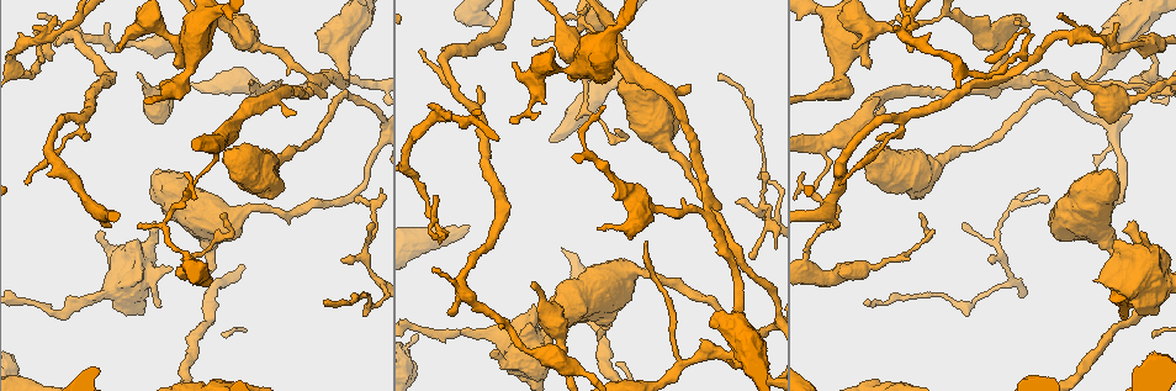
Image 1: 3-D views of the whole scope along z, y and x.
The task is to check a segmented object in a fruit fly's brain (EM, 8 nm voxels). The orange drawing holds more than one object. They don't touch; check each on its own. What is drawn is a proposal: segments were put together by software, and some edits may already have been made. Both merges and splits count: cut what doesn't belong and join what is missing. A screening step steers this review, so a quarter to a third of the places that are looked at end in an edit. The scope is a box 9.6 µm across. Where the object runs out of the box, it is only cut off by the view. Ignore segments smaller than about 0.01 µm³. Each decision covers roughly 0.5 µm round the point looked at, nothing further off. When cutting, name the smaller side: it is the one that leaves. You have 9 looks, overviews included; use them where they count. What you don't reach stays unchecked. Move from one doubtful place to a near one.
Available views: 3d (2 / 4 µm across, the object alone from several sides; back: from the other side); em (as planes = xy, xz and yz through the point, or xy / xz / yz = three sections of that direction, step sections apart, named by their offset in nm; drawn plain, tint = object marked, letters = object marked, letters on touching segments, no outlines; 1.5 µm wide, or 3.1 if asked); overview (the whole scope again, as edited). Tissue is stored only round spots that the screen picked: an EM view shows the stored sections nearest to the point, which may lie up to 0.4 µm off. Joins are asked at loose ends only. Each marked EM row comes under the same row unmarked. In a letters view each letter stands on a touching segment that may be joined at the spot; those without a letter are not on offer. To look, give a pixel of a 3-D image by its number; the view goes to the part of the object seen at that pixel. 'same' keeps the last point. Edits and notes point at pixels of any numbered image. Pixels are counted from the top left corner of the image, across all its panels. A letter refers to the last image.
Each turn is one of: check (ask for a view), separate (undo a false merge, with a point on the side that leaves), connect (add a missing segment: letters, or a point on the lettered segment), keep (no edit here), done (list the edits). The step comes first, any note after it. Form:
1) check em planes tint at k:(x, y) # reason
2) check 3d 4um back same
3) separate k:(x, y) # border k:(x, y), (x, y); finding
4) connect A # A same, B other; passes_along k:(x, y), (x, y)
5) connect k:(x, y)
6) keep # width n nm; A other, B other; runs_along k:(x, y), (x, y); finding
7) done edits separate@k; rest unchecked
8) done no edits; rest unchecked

check em xy step 4 letters at 1:(158, 168) # free end

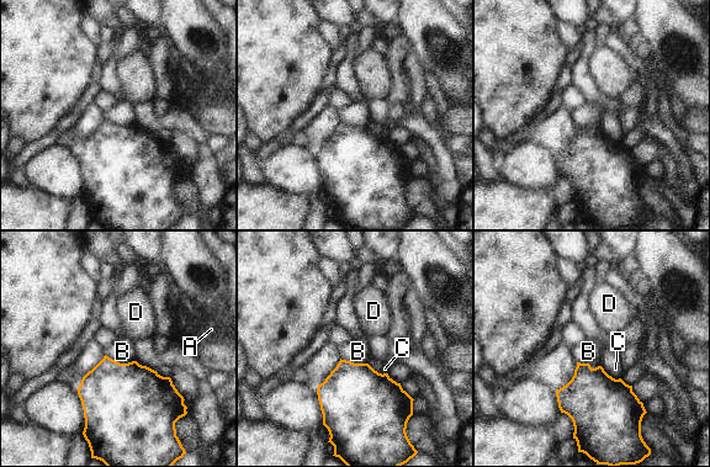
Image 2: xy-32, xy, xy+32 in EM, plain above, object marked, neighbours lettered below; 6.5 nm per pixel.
check em planes letters same

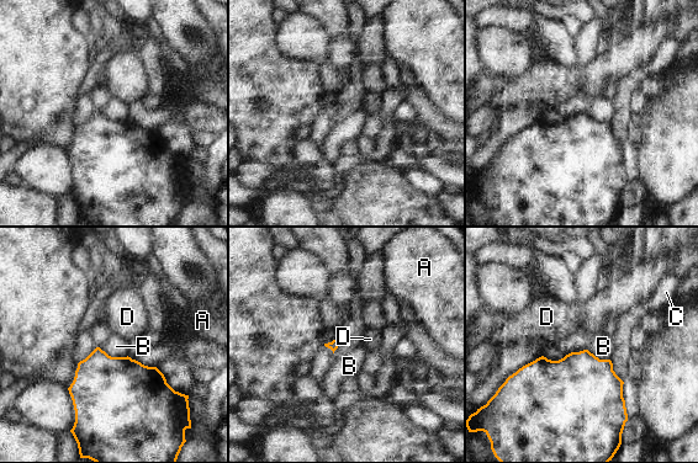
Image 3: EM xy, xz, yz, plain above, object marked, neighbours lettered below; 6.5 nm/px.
keep # A other, B other, C other, D other; border 3:(100, 349), (111, 356), (127, 356); none of them fits

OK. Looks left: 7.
check em planes letters at 1:(534, 283) # an open end

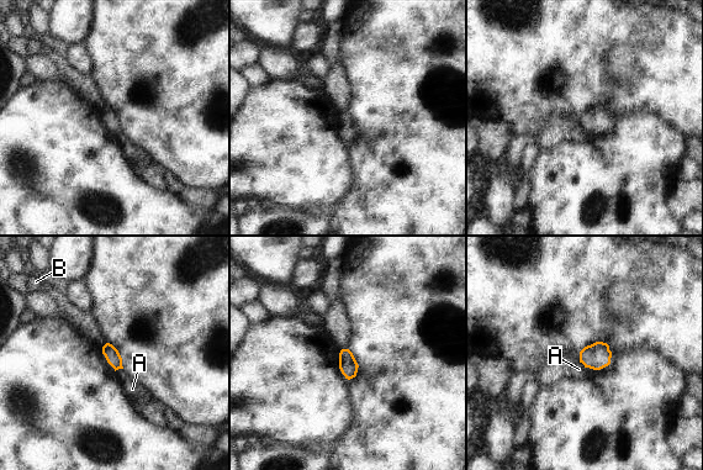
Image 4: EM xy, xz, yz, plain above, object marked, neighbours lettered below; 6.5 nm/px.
keep # A other, B other; border 4:(122, 368), (115, 370); no lettered segment goes on from it

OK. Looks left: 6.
check em planes letters at 1:(493, 350) # thin end

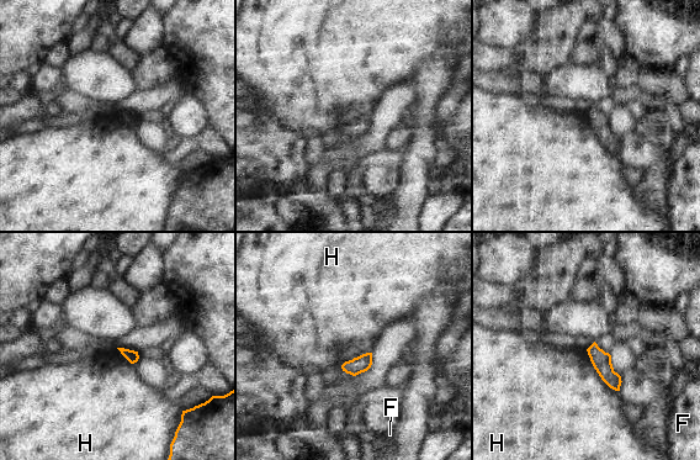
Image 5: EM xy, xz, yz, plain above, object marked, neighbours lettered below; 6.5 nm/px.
keep # F other, H other; border 5:(586, 350), (598, 375), (618, 391); no lettered segment goes on from it

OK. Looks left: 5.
check em planes letters at 1:(815, 192) # sharp bend

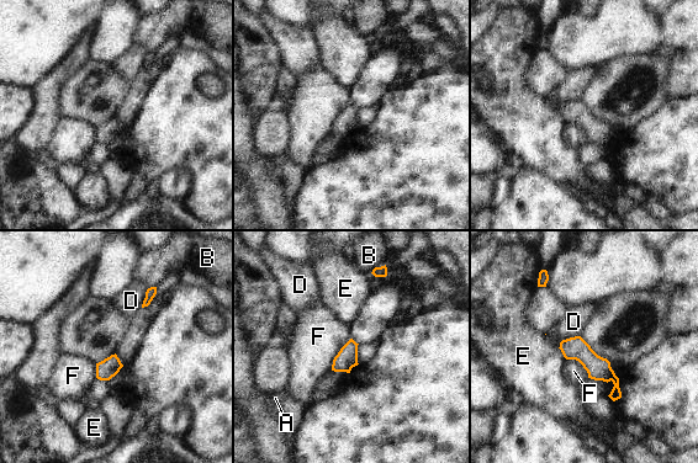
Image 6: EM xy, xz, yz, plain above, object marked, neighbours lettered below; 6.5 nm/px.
separate 6:(598, 368) # longest_contact F 260 nm; A other, B other, D other, E other, F other; border 6:(617, 377), (612, 381); a second neuron is stuck on

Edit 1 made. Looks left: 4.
done edits separate@6; rest unchecked

